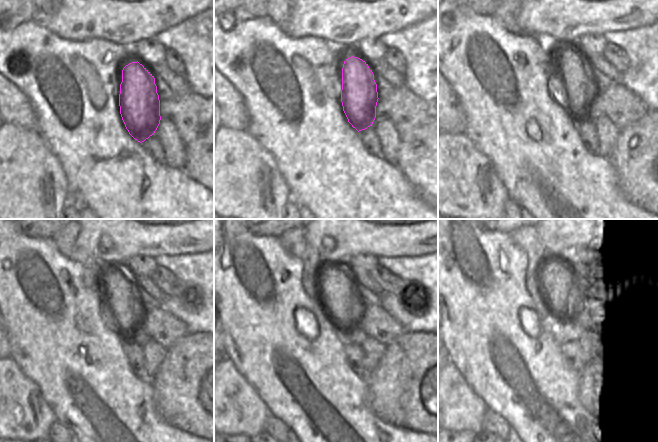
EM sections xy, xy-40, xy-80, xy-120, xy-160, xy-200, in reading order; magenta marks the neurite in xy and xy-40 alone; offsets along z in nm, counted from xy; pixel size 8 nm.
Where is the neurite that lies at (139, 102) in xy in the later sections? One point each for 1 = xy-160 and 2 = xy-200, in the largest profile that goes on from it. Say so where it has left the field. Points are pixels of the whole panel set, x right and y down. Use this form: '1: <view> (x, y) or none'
1: xy-160 (336, 284)
2: xy-200 (557, 282)

